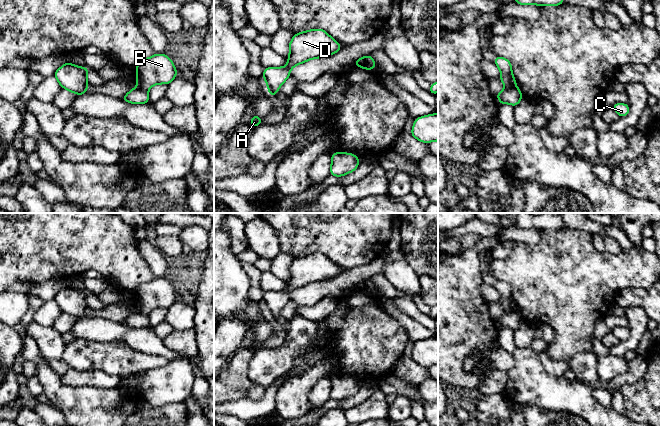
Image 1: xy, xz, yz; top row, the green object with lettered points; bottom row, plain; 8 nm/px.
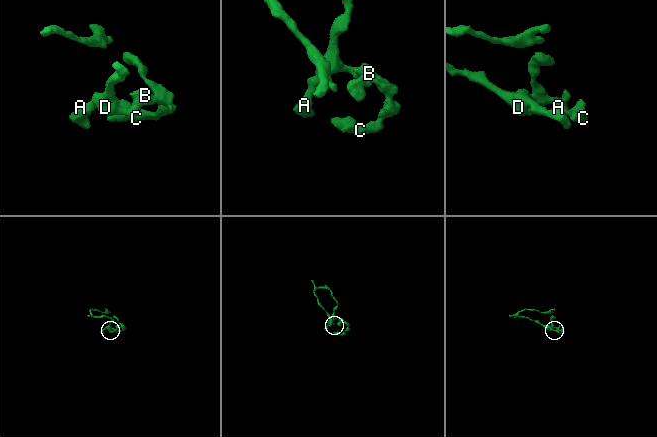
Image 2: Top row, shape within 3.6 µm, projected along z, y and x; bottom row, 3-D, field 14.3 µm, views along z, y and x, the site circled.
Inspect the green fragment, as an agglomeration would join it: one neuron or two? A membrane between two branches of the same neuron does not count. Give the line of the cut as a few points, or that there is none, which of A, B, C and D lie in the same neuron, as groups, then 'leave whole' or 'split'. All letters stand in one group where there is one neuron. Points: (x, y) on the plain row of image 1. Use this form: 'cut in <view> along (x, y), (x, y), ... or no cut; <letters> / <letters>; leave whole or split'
cut in xz along (367, 280), (367, 285), (373, 292); A D / B C; split

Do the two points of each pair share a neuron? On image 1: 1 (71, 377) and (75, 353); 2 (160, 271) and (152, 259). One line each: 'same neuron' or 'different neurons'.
1: different neurons
2: same neuron

